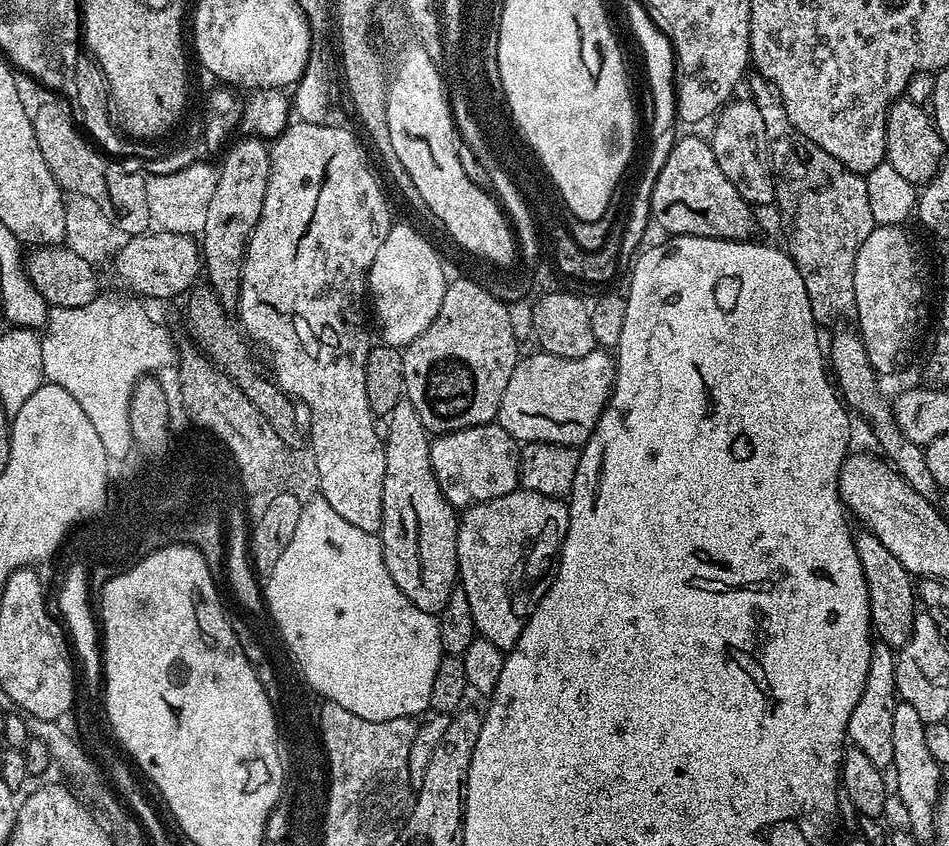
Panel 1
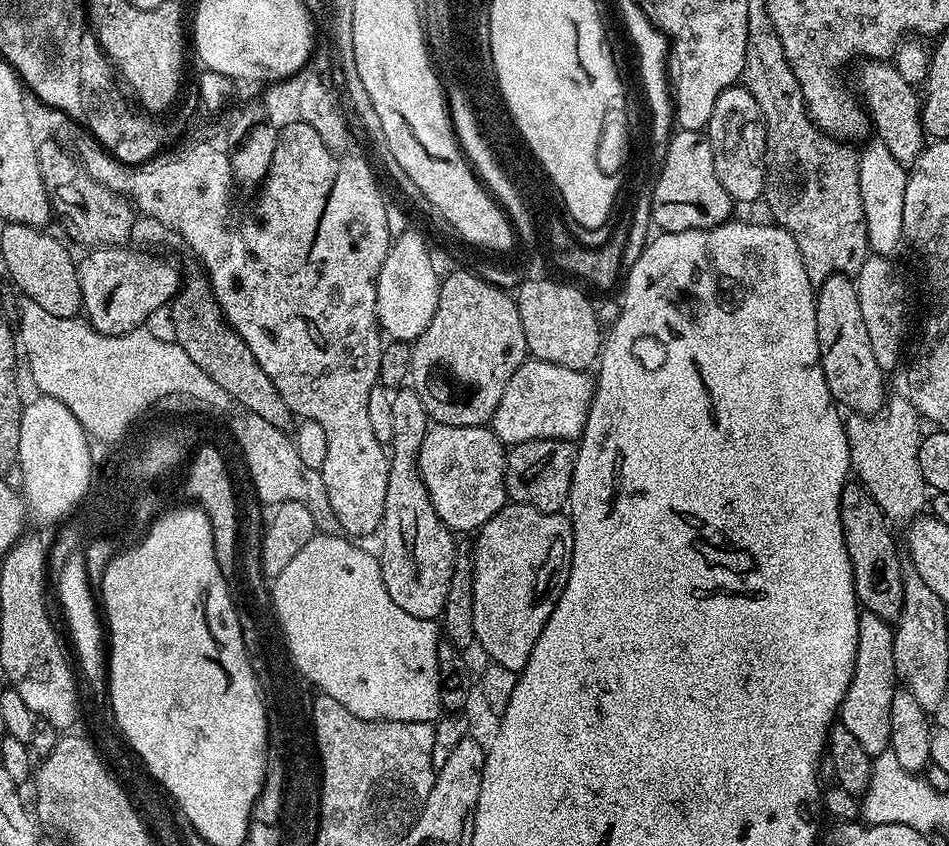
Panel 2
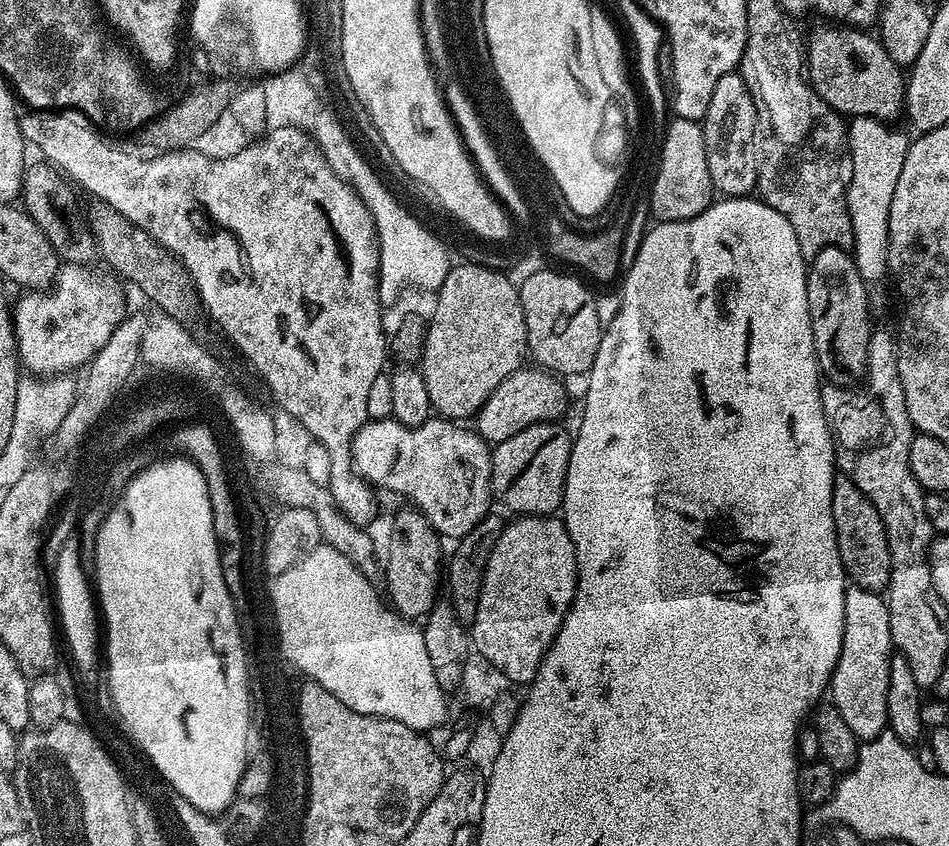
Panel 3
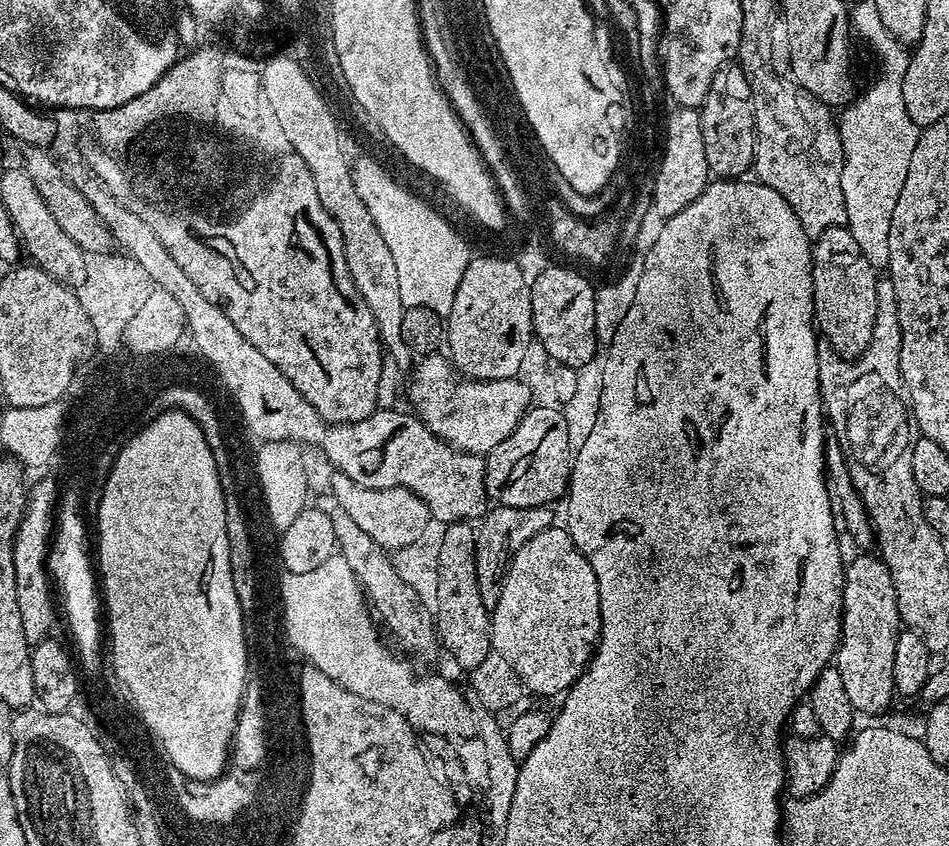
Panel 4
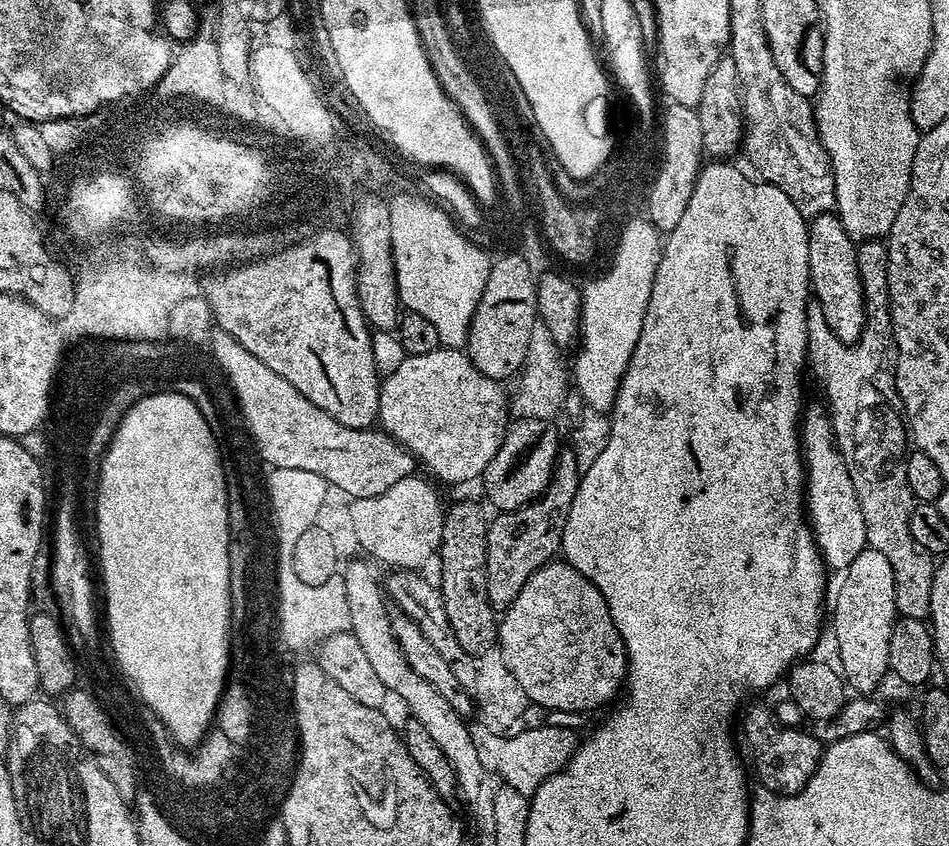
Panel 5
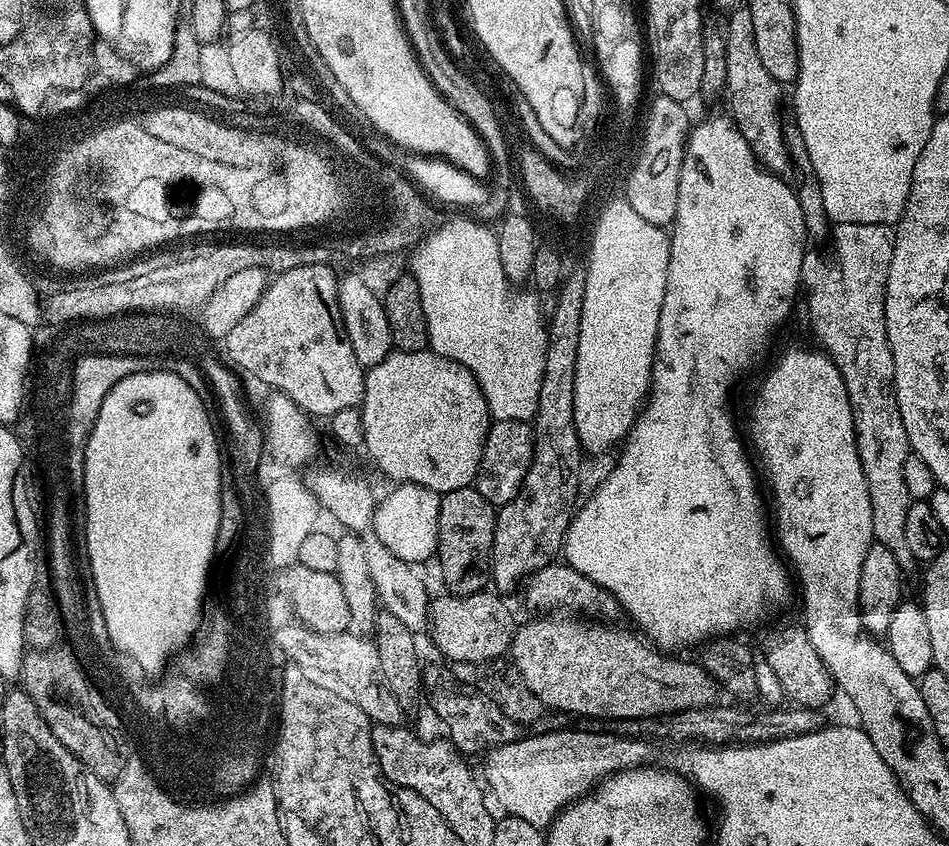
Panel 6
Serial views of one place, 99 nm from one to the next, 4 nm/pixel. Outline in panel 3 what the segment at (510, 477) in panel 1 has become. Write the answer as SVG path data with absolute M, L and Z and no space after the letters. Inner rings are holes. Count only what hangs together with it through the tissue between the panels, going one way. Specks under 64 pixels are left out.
M391 418L375 420L373 419L371 422L363 424L355 439L352 440L352 466L355 468L356 473L377 489L383 490L383 488L389 488L390 491L397 492L400 496L405 496L408 499L405 501L415 505L420 513L432 523L432 527L436 529L441 537L447 538L447 536L453 536L453 538L459 538L470 534L470 530L474 530L474 526L478 526L478 522L489 515L491 508L488 507L494 504L494 497L492 495L492 448L488 441L483 440L479 432L473 430L471 427L461 426L457 421L447 418L430 418L425 424L420 424L416 428L408 428Z

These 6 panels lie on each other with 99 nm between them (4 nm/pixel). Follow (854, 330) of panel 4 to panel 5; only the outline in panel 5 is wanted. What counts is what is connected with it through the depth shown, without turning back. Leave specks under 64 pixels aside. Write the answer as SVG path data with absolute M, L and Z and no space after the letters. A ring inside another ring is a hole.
M835 211L811 217L808 224L808 282L830 330L844 344L854 344L864 329L864 287L858 274L857 241L846 234Z

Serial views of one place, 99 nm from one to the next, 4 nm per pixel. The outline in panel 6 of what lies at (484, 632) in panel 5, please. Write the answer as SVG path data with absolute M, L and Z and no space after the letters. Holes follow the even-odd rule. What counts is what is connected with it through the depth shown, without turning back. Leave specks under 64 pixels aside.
M475 486L443 493L438 510L438 538L435 555L440 558L440 572L449 593L483 592L492 571L497 505L492 504Z

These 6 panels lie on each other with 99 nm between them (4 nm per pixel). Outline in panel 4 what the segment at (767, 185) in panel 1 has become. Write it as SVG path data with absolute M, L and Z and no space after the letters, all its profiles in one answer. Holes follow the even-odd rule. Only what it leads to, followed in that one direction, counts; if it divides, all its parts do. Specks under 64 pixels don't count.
M729 62L714 74L710 90L698 109L702 126L702 146L706 146L708 171L717 181L736 182L749 175L756 159L756 119L748 72Z

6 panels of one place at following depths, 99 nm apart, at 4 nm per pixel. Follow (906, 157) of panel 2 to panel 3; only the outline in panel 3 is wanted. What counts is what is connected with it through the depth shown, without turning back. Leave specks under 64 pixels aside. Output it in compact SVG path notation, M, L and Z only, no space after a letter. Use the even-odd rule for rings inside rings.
M820 22L820 25L806 36L806 76L819 96L826 101L833 110L845 118L869 116L875 120L885 122L895 121L895 116L905 111L904 90L906 76L901 65L886 54L884 45L875 35L867 36L867 31L856 26L841 26L836 22Z

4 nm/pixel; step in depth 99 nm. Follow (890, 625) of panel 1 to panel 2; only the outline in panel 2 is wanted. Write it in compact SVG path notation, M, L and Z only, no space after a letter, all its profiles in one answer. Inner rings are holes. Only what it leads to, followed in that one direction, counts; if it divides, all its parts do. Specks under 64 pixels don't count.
M856 482L847 483L840 495L839 518L850 556L857 601L863 609L883 620L894 622L904 601L903 563L899 560L887 517L874 502L868 489Z

